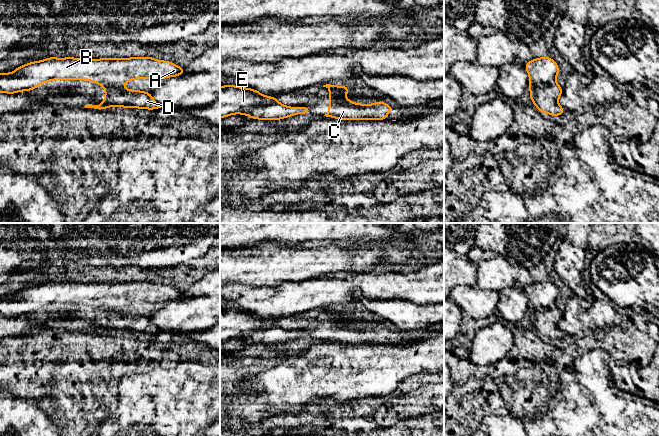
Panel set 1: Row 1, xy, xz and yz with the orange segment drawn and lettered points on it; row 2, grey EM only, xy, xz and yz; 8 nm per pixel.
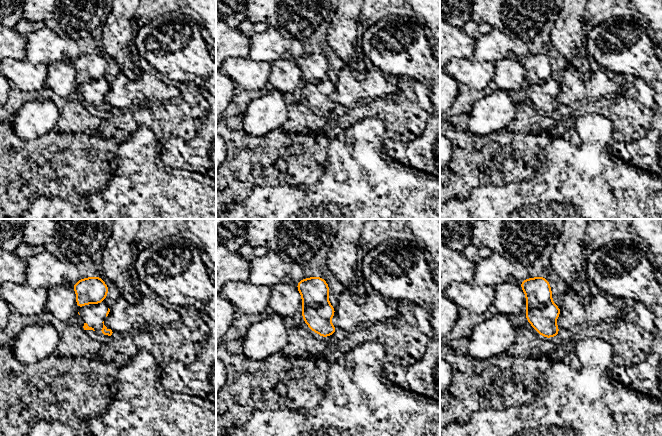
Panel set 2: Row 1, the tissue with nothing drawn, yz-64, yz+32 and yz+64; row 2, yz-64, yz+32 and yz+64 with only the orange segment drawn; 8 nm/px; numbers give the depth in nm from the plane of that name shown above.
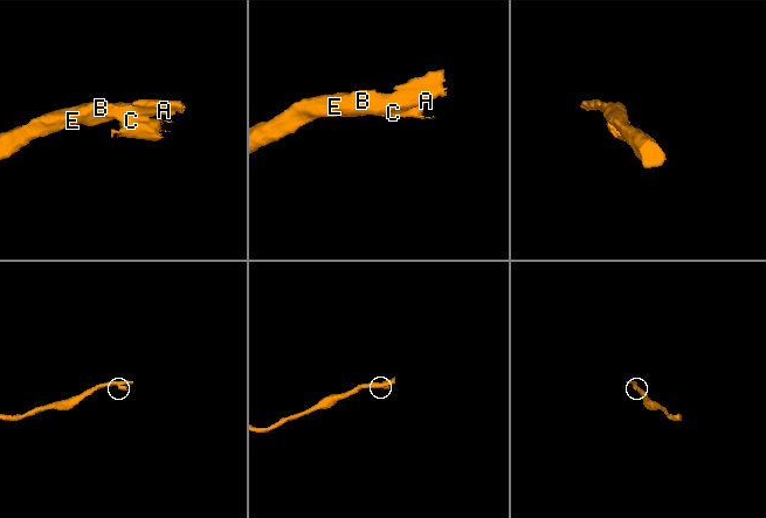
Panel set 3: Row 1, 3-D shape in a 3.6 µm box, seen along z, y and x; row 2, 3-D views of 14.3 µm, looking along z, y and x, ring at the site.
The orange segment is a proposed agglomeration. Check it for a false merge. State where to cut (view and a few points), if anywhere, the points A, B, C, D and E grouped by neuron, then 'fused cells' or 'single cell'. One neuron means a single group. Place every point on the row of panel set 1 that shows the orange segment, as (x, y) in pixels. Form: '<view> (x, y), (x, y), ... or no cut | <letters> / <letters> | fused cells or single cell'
yz (555, 82), (549, 85), (532, 86), (530, 88) | A B E / C D | fused cells

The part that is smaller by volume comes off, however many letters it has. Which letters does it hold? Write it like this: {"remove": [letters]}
{"remove": ["C", "D"]}

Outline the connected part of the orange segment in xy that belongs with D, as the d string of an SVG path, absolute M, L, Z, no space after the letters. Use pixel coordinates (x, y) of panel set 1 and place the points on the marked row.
M105 87L105 100L99 105L86 104L85 108L108 109L112 106L156 110L161 108L152 98L151 92Z

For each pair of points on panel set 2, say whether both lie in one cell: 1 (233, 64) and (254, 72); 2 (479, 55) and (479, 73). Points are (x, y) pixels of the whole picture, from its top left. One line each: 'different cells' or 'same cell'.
1: same cell
2: different cells

